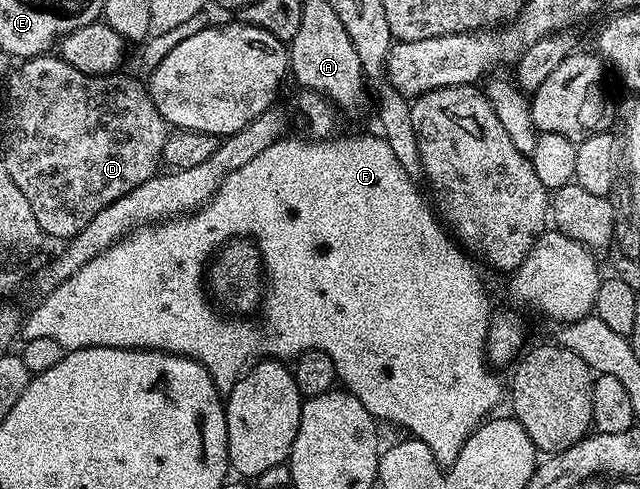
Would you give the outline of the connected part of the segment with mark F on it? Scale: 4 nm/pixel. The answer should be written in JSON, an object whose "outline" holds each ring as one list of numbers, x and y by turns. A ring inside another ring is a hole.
{"outline":[[382,135,375,136,347,136,344,140,327,138,320,142,307,140,290,140,284,138,269,146,269,150,261,150,257,158,245,162,233,174,229,174,221,182,221,186,215,192,214,198,208,204,198,208,196,212,178,217,174,220,152,222,142,228,136,228,134,232,128,232,122,240,119,240,109,250,97,254,77,274,73,274,53,294,49,294,43,300,34,305,35,309,26,313,21,329,26,339,53,338,53,342,61,342,65,350,77,348,144,348,154,352,168,352,178,356,187,356,197,361,209,372,209,378,217,386,221,394,233,390,233,386,243,375,245,369,252,362,260,358,274,358,284,362,294,361,295,357,309,350,321,350,333,358,335,375,338,383,346,391,352,392,369,410,369,414,376,421,388,420,399,428,404,428,404,433,410,434,414,439,425,442,429,450,433,450,435,461,441,466,449,466,454,460,464,455,467,437,484,423,496,411,495,407,505,400,505,384,498,380,489,367,489,361,485,355,487,350,487,331,493,319,491,304,483,293,483,284,479,281,479,274,467,258,466,251,458,252,455,249,456,241,443,233,441,225,435,221,433,213,427,209,423,196,419,193,416,181,405,170,401,170,401,162,389,150,389,142],[335,200,343,200,343,208,335,208],[232,238,250,238,255,247,261,253,261,263,265,273,265,297,261,305,263,317,255,318,228,318,217,311,216,305,209,299,208,289,205,287,205,269,216,251,223,247]]}

